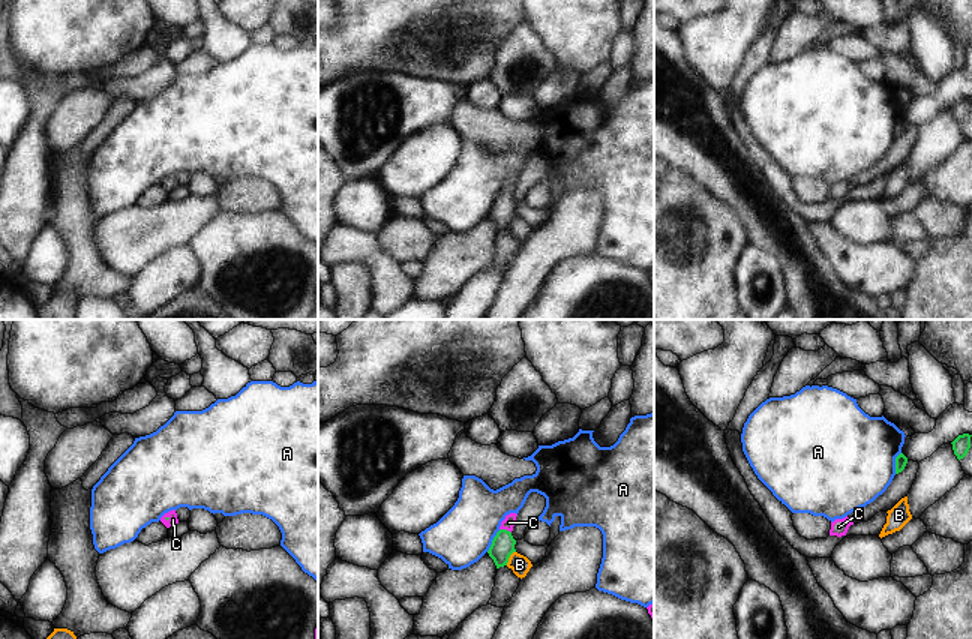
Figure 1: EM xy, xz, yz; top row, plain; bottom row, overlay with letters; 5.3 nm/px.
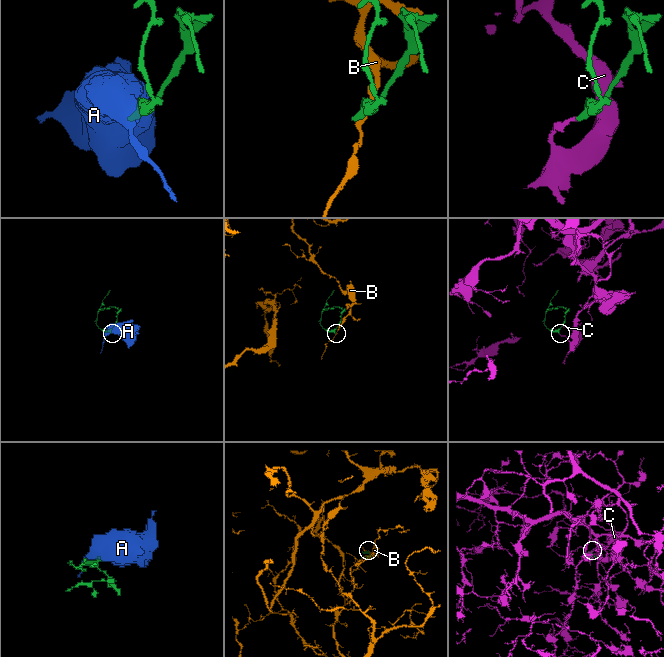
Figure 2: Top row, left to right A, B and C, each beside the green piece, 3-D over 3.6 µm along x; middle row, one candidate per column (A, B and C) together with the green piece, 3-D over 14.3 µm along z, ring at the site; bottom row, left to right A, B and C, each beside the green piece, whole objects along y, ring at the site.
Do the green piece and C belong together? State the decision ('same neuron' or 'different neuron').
same neuron

